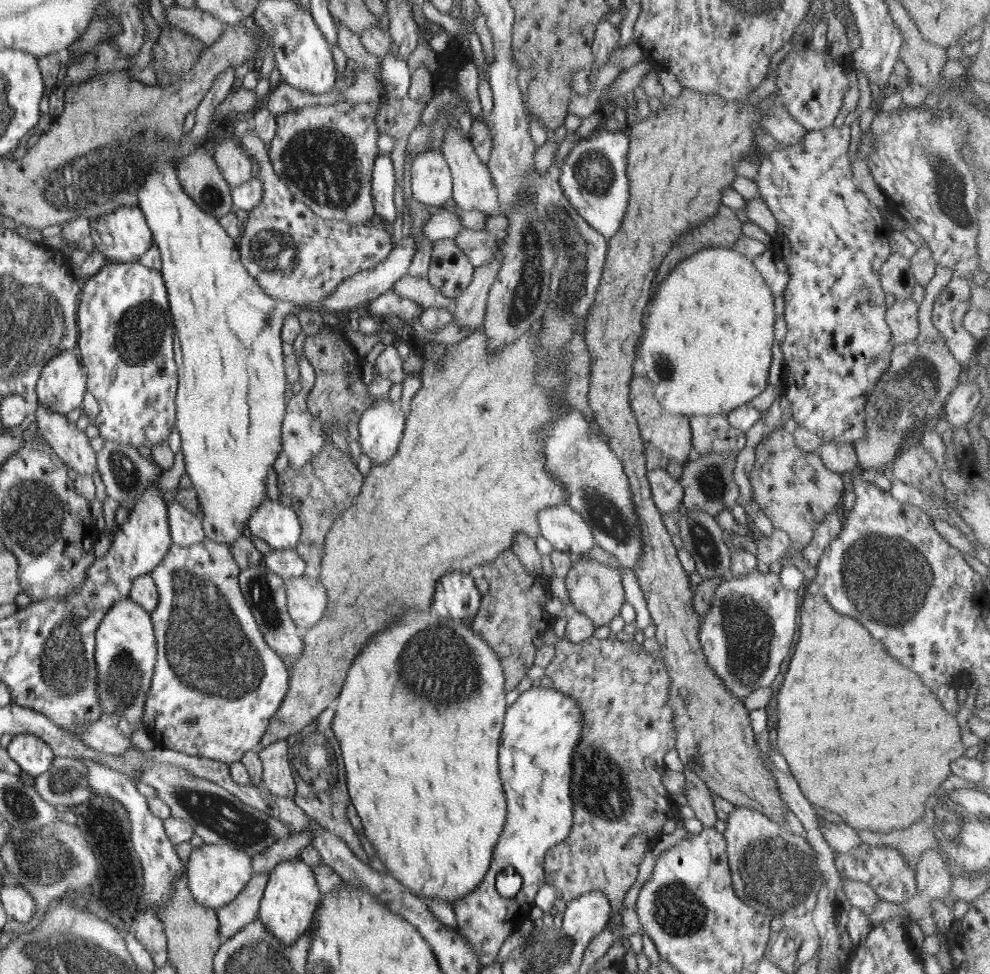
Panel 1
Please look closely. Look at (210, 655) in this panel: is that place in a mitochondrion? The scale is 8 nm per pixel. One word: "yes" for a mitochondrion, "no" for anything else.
yes

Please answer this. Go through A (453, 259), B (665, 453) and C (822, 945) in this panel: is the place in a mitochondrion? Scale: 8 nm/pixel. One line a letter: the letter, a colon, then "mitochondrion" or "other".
A: other
B: other
C: other

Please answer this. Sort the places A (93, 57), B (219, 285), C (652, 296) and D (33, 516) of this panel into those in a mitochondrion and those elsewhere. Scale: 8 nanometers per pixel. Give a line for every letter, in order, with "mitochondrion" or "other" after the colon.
A: other
B: other
C: other
D: mitochondrion

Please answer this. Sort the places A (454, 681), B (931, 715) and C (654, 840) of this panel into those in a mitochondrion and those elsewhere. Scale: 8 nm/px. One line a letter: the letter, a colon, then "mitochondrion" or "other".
A: mitochondrion
B: other
C: other

